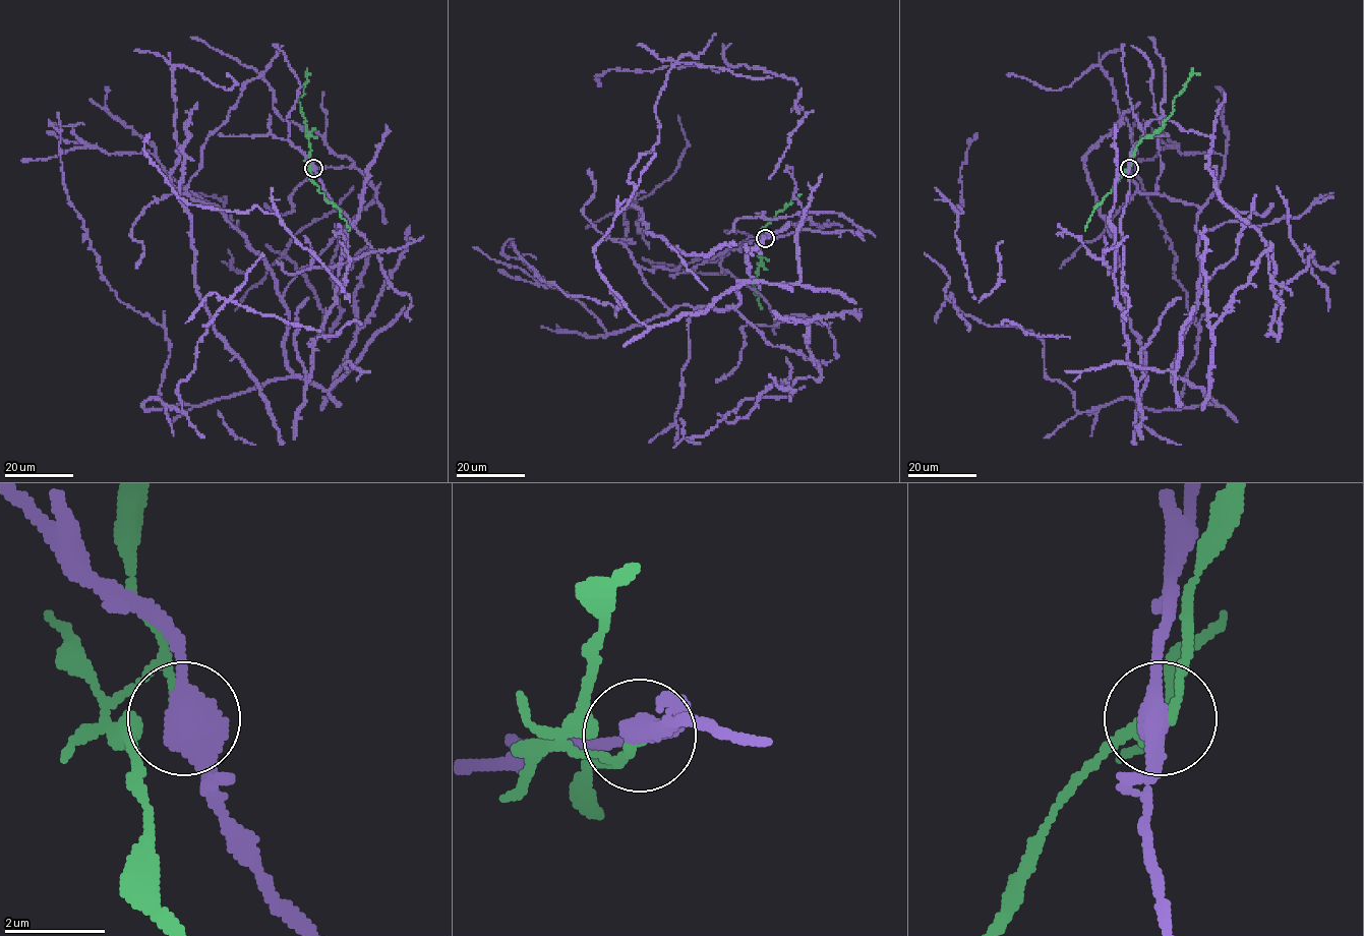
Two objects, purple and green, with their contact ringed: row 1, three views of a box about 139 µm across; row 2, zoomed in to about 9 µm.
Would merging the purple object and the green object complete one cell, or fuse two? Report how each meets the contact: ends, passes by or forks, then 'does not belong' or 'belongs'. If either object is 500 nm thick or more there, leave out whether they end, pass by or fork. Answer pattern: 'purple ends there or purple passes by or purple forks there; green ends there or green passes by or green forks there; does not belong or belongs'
does not belong

